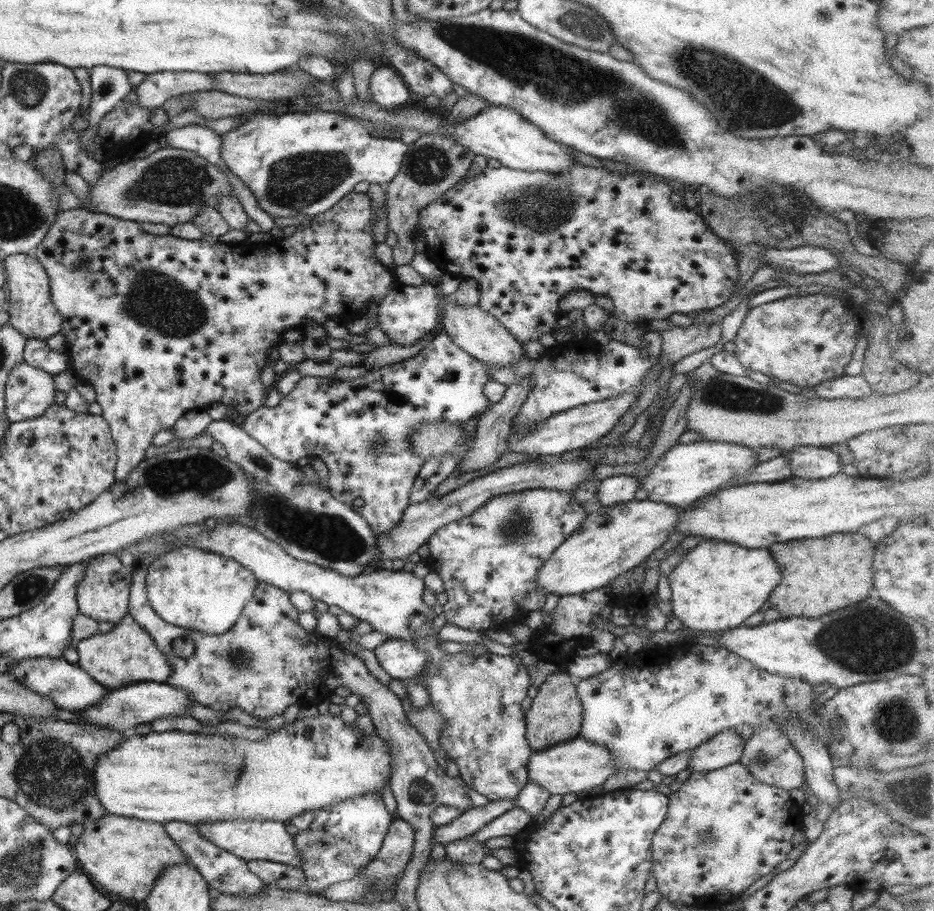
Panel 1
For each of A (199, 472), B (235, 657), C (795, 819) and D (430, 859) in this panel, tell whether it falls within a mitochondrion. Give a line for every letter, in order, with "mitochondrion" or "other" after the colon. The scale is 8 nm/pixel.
A: mitochondrion
B: mitochondrion
C: other
D: other

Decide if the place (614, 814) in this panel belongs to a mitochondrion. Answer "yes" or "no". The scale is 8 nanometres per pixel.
no

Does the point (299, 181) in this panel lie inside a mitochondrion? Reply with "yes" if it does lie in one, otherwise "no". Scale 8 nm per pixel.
yes

